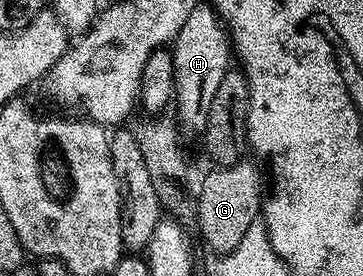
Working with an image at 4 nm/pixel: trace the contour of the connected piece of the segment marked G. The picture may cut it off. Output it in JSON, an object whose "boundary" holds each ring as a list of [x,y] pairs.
{"boundary":[[[240,159],[235,165],[221,165],[213,170],[213,173],[205,175],[200,185],[200,198],[197,196],[194,201],[196,225],[205,243],[216,255],[223,255],[238,247],[242,235],[246,235],[257,220],[262,209],[262,189],[260,193],[260,173],[248,159]]]}

